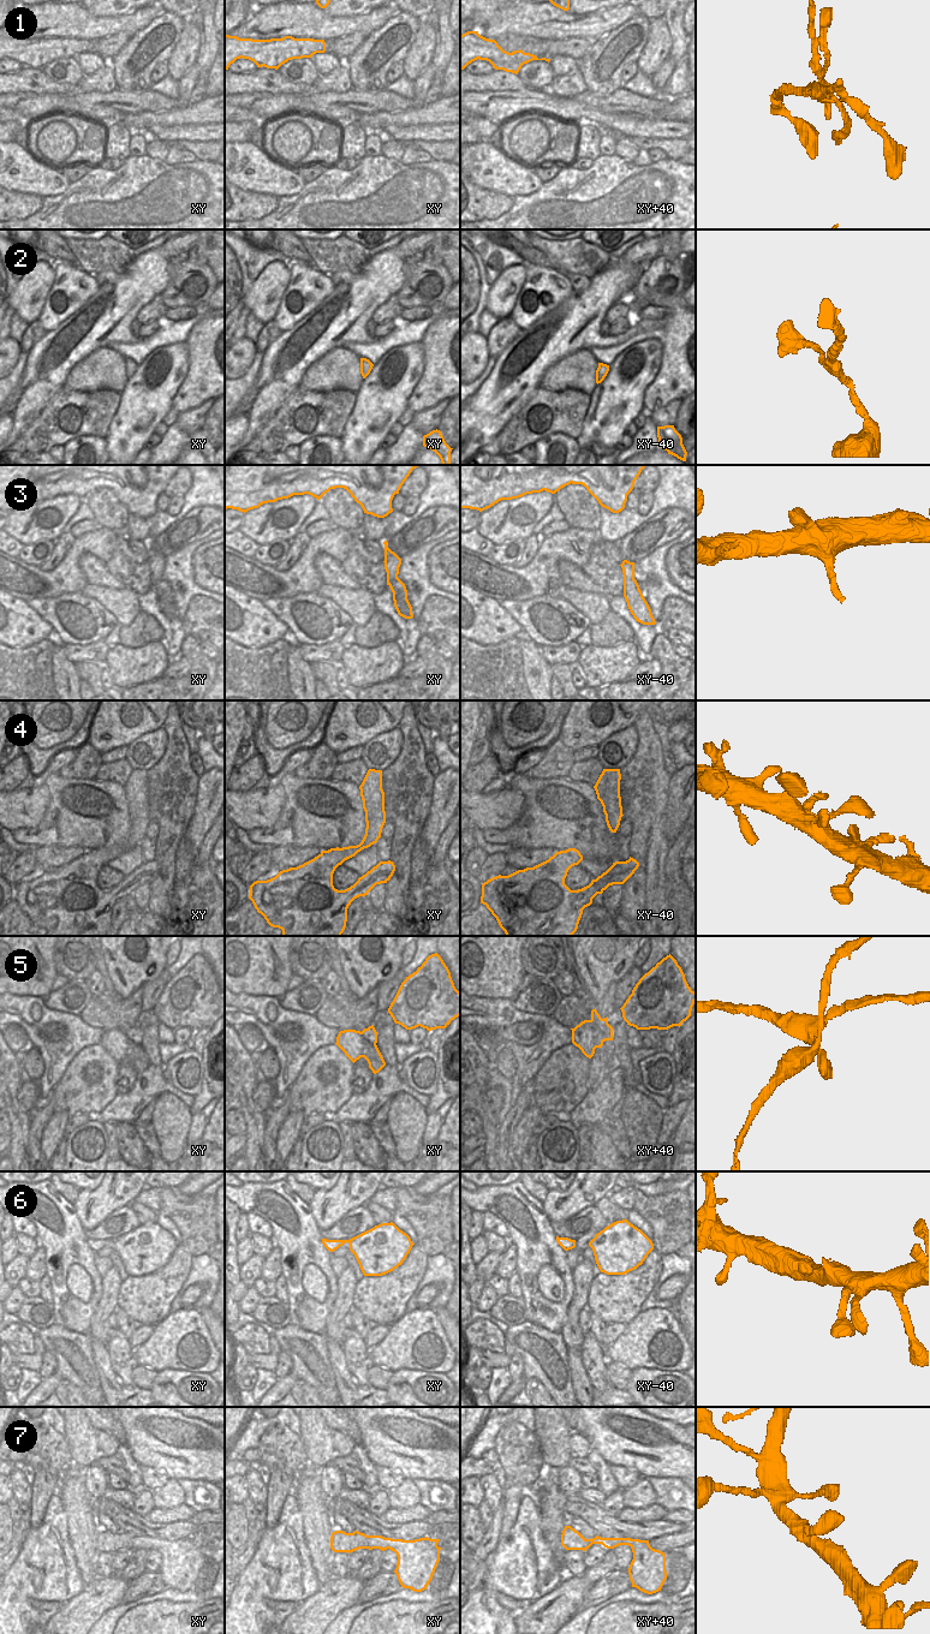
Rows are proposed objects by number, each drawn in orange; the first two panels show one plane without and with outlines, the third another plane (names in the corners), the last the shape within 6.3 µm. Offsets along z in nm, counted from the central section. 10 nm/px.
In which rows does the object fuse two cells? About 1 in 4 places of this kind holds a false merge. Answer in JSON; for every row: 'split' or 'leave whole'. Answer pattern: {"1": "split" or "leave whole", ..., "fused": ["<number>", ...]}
{"1": "split", "2": "leave whole", "3": "leave whole", "4": "leave whole", "5": "split", "6": "leave whole", "7": "leave whole", "fused": ["1", "5"]}

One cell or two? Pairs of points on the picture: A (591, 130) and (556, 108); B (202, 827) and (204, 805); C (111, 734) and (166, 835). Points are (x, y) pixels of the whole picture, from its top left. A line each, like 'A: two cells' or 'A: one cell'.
A: two cells
B: one cell
C: two cells

